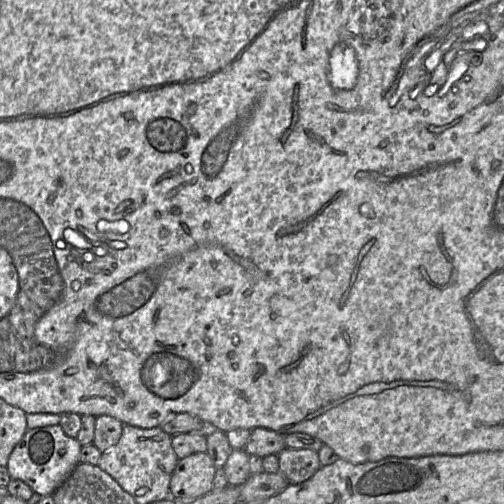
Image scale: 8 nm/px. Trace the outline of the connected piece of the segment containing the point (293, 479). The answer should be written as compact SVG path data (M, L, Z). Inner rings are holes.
M284 448L278 454L279 471L290 484L299 484L311 478L322 466L318 452L310 449Z

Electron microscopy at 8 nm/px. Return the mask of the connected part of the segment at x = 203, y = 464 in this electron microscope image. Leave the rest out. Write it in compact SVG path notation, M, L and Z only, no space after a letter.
M207 452L178 459L170 478L170 497L194 500L213 489L216 466Z

